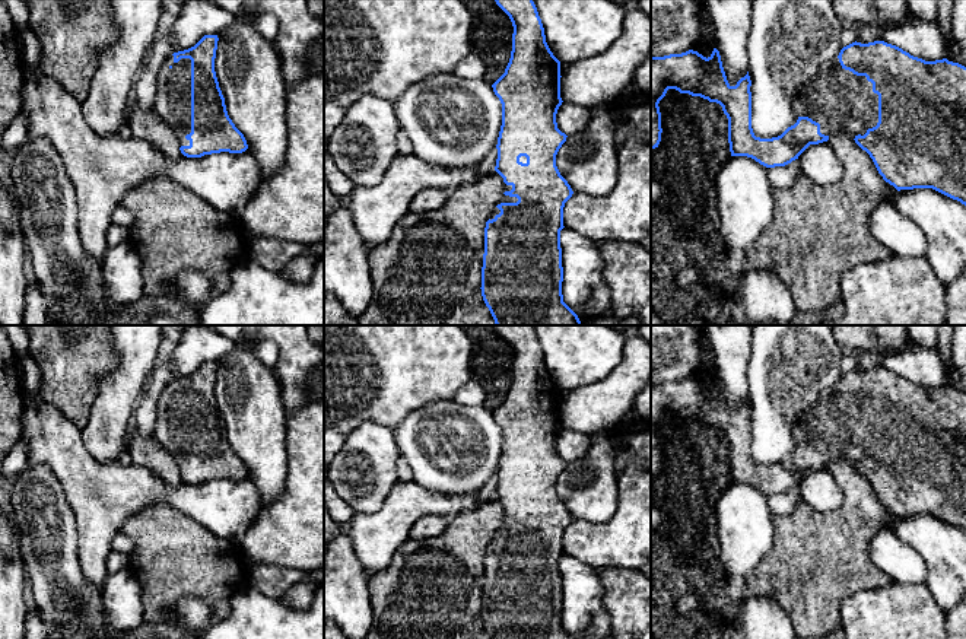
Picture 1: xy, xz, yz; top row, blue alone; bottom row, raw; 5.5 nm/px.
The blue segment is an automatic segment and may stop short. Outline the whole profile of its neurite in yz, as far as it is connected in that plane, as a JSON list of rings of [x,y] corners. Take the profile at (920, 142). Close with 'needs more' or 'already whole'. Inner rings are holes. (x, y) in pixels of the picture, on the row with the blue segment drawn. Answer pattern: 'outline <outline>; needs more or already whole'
outline [[[884,41],[868,44],[852,42],[843,47],[836,58],[829,61],[816,79],[801,89],[794,101],[798,120],[781,136],[756,137],[751,128],[751,80],[749,71],[735,86],[727,80],[721,55],[716,48],[706,58],[698,51],[651,57],[651,149],[661,142],[660,101],[668,89],[700,96],[722,106],[728,118],[728,143],[731,156],[747,156],[766,168],[785,166],[810,146],[829,140],[838,131],[848,133],[873,159],[878,174],[897,191],[932,188],[966,206],[966,67],[947,58],[925,61]]]; needs more

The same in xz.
outline [[[495,0],[509,16],[512,51],[505,73],[492,85],[502,104],[502,125],[498,137],[495,171],[503,178],[503,195],[484,228],[482,296],[496,325],[581,325],[578,315],[563,302],[560,231],[563,207],[573,191],[556,166],[556,155],[566,142],[557,128],[556,114],[562,105],[560,61],[550,51],[541,19],[533,0]]]; needs more

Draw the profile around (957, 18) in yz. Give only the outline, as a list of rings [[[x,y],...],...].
[[[953,0],[950,23],[951,41],[957,45],[959,53],[948,53],[946,58],[966,67],[966,0]]]

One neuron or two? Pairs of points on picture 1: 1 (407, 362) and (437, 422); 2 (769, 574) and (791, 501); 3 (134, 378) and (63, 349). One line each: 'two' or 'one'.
1: two
2: two
3: two

